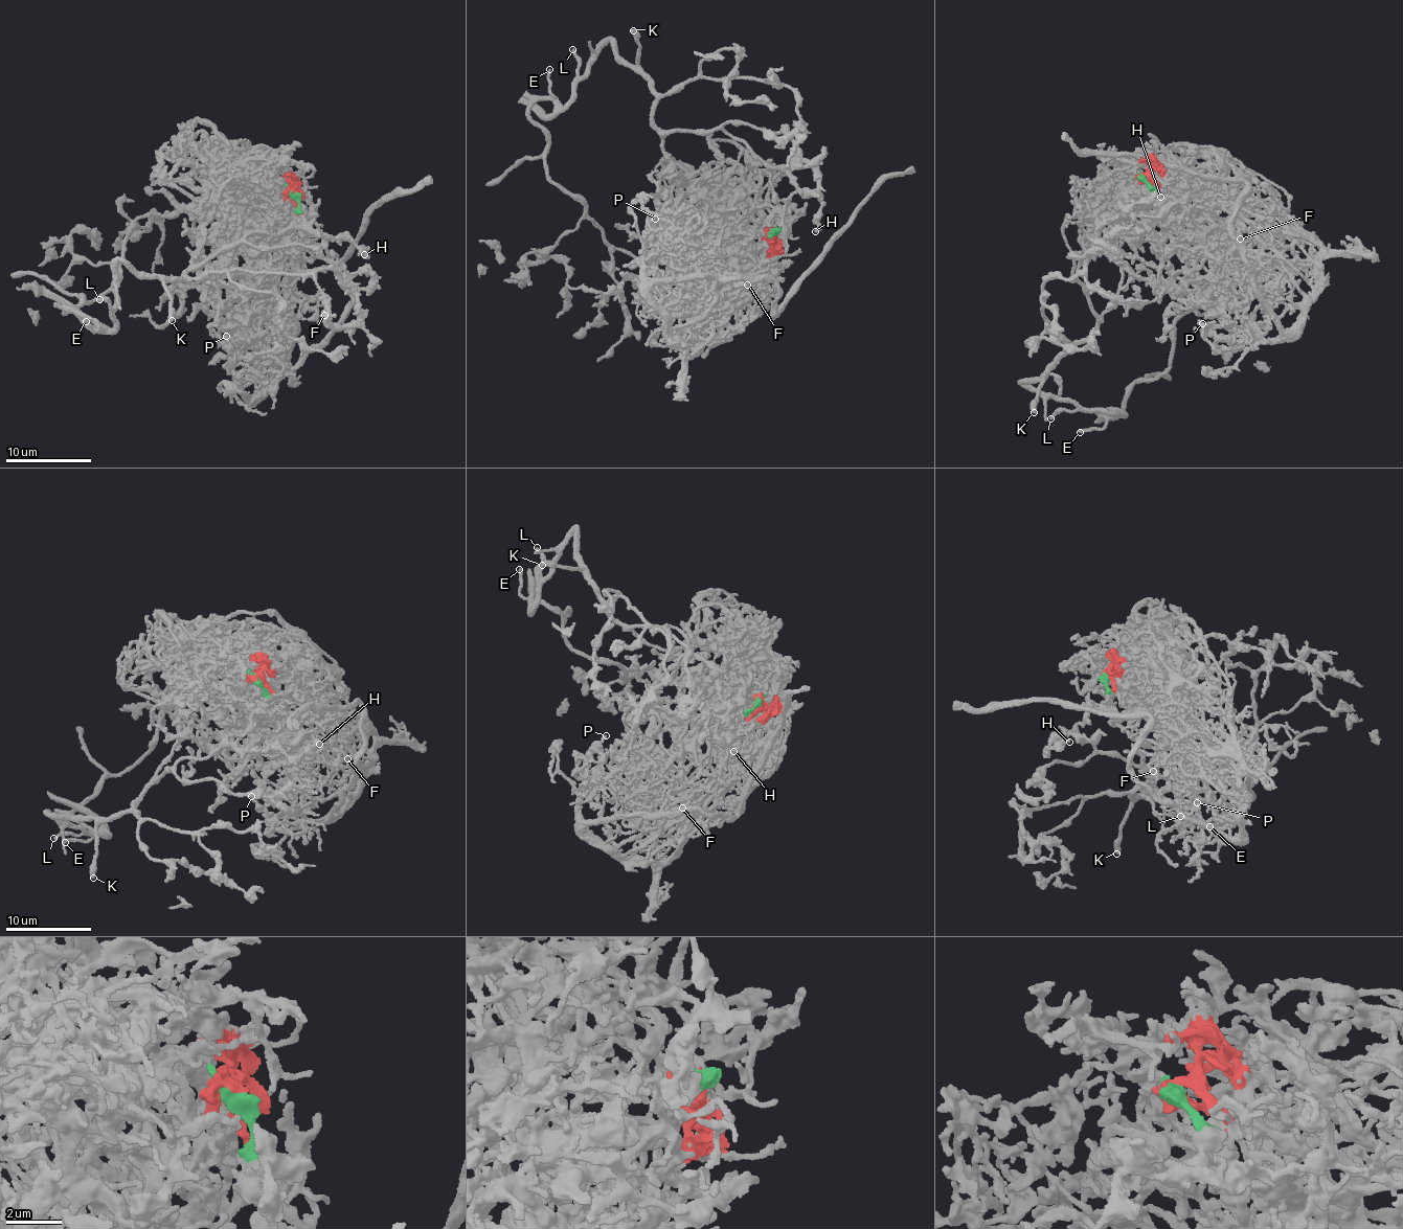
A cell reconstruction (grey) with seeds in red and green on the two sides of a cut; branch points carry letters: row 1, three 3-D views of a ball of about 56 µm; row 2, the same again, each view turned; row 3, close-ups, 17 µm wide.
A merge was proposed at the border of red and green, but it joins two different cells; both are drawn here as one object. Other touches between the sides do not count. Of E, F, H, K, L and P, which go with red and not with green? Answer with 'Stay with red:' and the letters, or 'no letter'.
Stay with red: F, P

